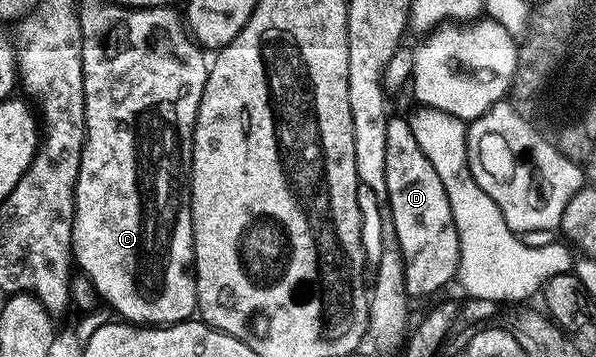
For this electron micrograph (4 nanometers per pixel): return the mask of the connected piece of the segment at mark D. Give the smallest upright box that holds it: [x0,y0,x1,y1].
[384,117,460,299]

